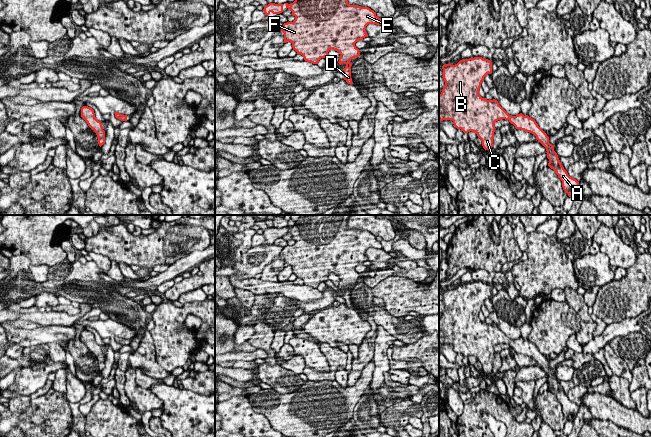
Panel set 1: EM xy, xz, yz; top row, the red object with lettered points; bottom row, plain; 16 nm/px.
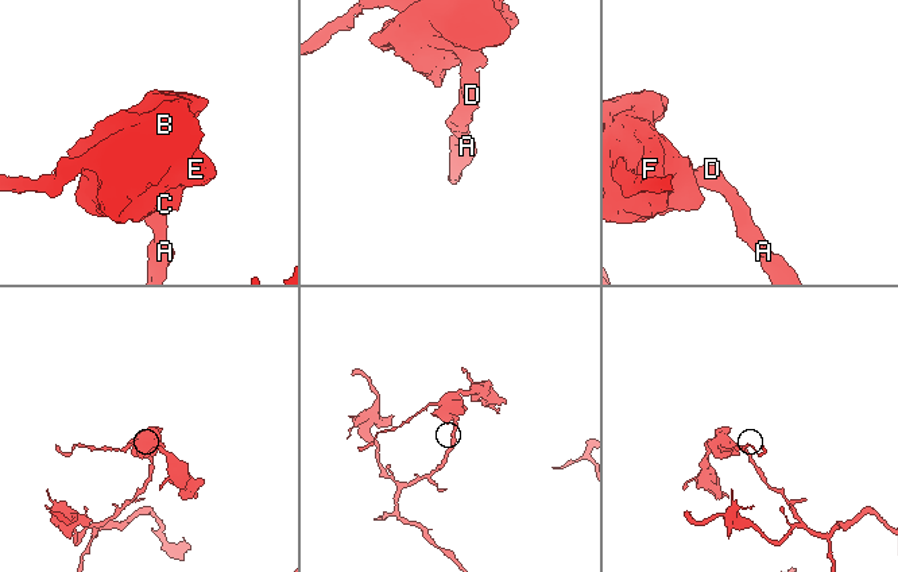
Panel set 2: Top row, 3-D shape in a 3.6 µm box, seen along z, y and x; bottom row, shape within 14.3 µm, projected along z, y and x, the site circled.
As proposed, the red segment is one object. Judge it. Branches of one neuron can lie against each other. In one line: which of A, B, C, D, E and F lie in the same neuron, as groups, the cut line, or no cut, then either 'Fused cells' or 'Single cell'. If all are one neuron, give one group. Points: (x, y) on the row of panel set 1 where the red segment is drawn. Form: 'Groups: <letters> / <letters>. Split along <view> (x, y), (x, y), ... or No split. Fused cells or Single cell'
Groups: A B C D E F. No split. Single cell

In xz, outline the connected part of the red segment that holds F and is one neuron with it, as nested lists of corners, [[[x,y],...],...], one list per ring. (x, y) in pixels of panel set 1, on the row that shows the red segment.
[[[295,0],[291,4],[284,4],[295,17],[293,22],[284,23],[281,28],[284,33],[284,43],[290,41],[293,50],[301,54],[305,61],[313,64],[318,64],[321,58],[327,57],[331,49],[336,50],[340,53],[338,63],[346,65],[342,71],[344,80],[348,84],[353,84],[350,61],[360,55],[355,43],[368,37],[365,30],[368,24],[382,25],[381,18],[376,12],[368,7],[349,5],[348,0]]]

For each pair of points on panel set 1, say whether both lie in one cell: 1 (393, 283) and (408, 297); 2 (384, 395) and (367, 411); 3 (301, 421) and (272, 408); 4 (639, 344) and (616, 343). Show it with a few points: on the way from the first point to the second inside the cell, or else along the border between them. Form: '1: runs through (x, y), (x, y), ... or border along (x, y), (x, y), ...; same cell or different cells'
1: runs through (397, 287), (404, 294); same cell
2: border along (384, 382), (375, 396), (378, 405); different cells
3: runs through (294, 414), (286, 413), (279, 409); same cell
4: runs through (633, 338), (625, 338), (622, 341); same cell

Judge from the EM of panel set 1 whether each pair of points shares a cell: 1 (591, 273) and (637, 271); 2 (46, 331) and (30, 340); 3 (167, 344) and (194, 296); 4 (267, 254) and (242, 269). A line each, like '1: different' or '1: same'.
1: different
2: same
3: different
4: same

